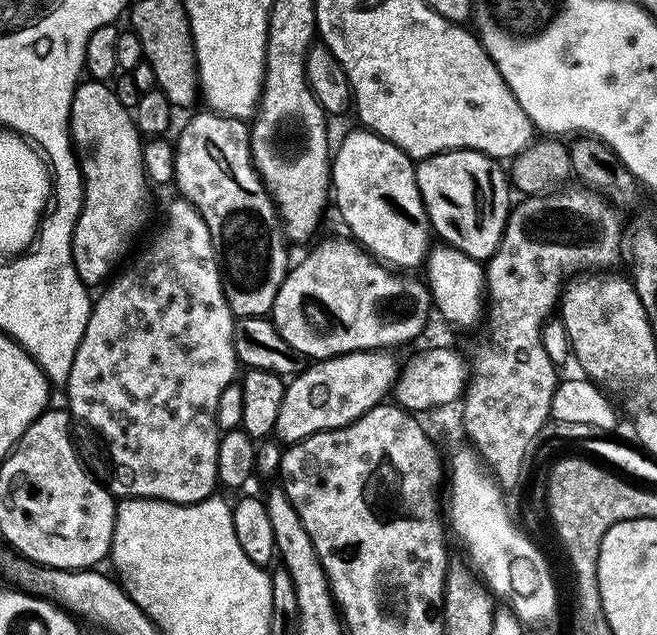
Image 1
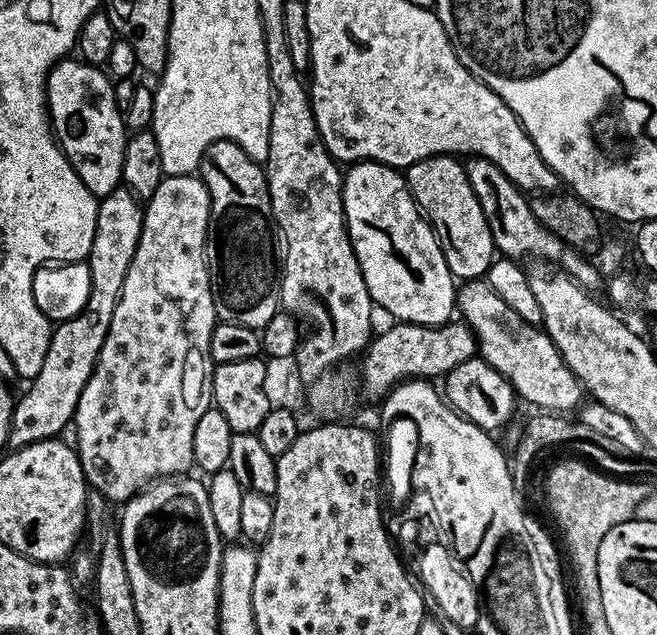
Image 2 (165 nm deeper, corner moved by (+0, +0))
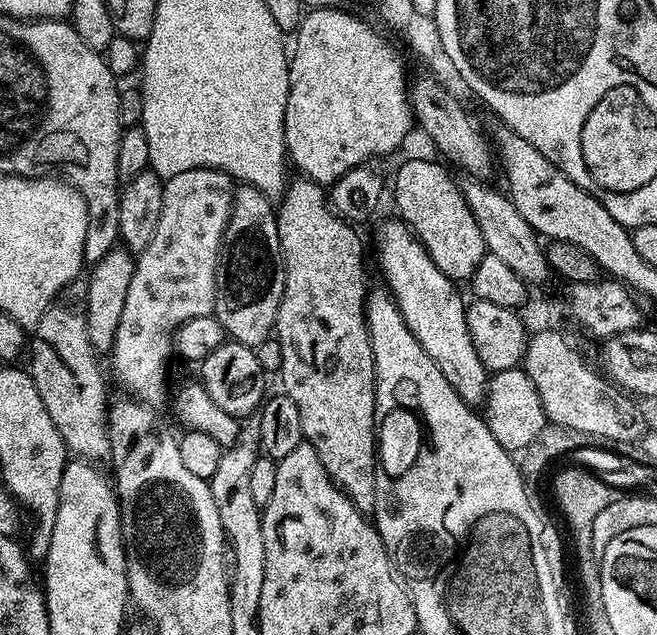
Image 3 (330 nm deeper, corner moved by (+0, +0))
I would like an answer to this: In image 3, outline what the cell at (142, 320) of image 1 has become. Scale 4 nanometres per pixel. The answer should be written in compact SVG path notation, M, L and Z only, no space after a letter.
M193 166L177 176L169 175L167 179L163 181L164 202L160 210L160 225L156 228L154 238L139 253L138 267L129 282L125 308L110 351L112 372L120 379L121 386L129 388L132 391L129 393L152 406L159 405L159 400L164 396L168 355L172 356L174 352L169 333L164 333L160 324L176 326L195 316L207 316L213 311L216 299L214 273L218 268L234 195L233 177L223 170Z

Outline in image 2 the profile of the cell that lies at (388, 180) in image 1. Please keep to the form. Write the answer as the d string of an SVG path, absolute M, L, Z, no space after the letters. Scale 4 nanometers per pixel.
M361 160L349 168L352 169L343 173L344 219L348 222L348 237L354 246L354 254L373 305L377 309L385 308L396 322L433 326L449 323L457 311L458 284L448 268L432 225L408 189L407 179L389 164L377 164L375 160Z

